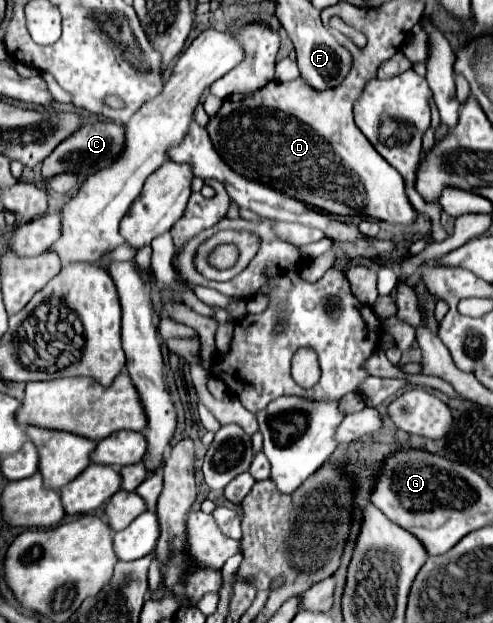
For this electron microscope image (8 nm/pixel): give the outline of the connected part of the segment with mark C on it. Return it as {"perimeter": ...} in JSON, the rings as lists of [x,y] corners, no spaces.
{"perimeter":[[[95,122],[95,124],[85,124],[83,128],[79,128],[75,132],[75,136],[69,136],[67,140],[63,140],[45,160],[41,166],[43,178],[47,176],[55,176],[61,172],[75,172],[83,178],[87,178],[91,172],[101,170],[103,166],[107,166],[111,160],[117,158],[117,154],[123,150],[123,142],[125,142],[125,134],[123,134],[123,126],[115,124],[115,122]]]}

